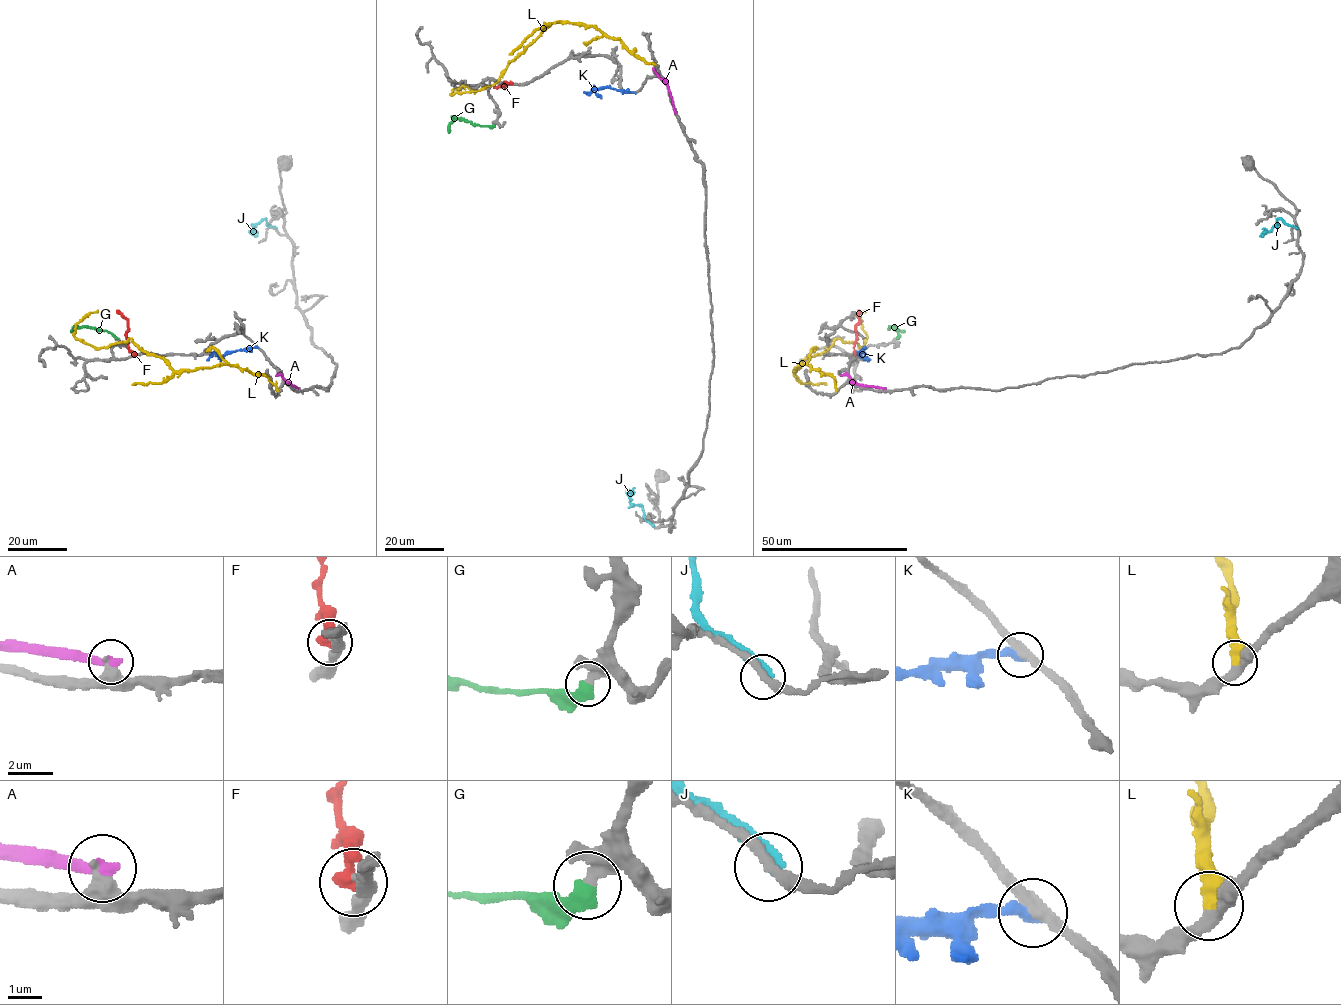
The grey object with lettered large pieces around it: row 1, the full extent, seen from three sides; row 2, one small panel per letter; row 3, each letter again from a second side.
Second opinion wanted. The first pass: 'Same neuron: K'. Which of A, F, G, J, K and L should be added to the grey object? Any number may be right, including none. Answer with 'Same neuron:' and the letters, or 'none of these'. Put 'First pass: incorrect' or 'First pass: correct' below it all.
Same neuron: G
First pass: incorrect

